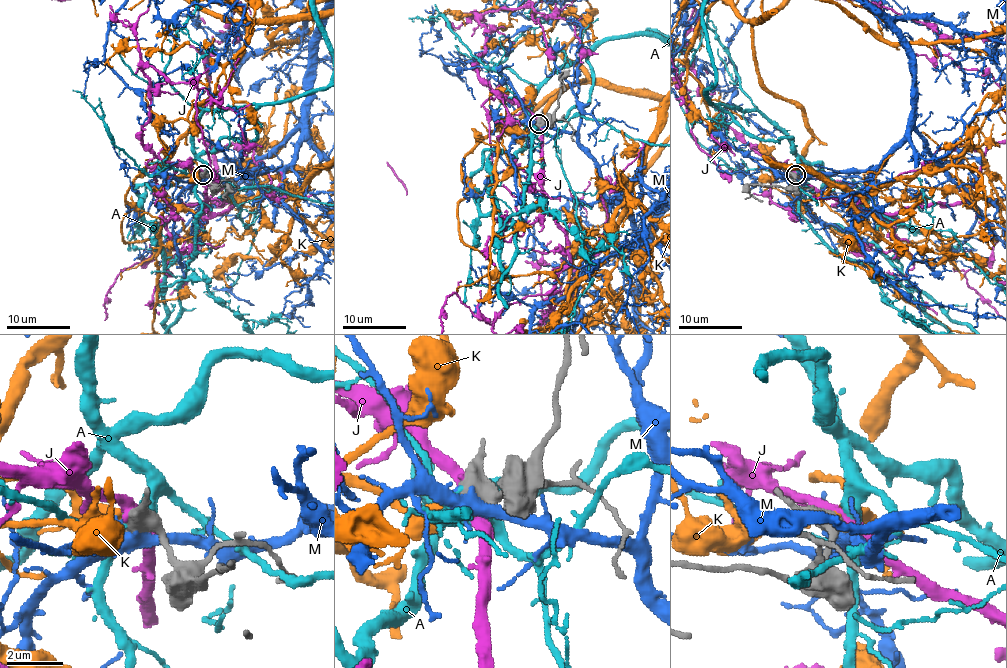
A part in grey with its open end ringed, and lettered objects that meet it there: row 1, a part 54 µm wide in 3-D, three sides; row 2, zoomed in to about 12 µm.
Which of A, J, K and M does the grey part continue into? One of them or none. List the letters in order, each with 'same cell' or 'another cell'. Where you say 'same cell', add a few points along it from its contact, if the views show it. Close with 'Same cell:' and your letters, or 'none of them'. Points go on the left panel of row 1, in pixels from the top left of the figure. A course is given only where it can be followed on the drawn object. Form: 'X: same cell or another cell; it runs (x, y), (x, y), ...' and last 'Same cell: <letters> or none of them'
A: another cell
J: another cell
K: same cell
M: another cell
Same cell: K

